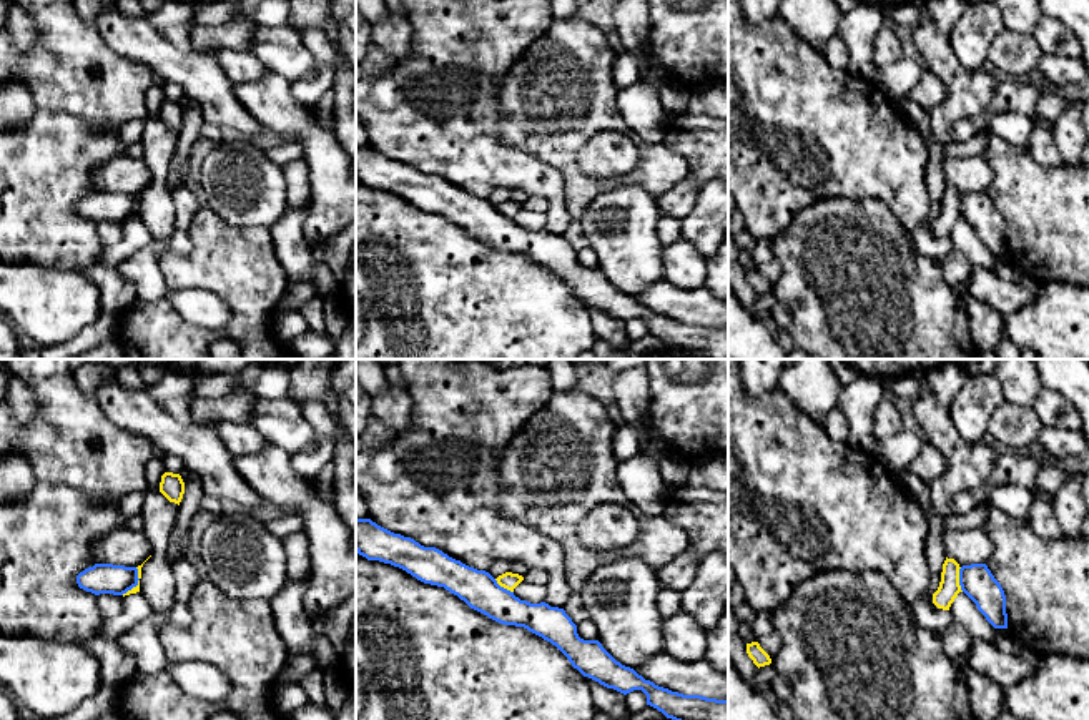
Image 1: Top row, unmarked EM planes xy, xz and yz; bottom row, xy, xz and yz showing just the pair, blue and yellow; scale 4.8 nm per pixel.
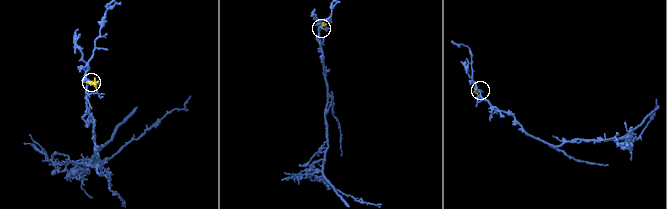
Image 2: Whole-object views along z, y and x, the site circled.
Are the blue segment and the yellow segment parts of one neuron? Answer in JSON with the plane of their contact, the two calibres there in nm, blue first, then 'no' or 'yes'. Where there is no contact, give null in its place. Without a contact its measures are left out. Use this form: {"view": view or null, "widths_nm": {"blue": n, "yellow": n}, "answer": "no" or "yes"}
{"view": "yz", "widths_nm": {"blue": 160, "yellow": 100}, "answer": "no"}

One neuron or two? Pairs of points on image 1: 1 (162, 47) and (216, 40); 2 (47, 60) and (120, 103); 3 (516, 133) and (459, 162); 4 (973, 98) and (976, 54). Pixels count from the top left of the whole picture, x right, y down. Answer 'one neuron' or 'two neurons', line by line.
1: two neurons
2: one neuron
3: two neurons
4: two neurons

